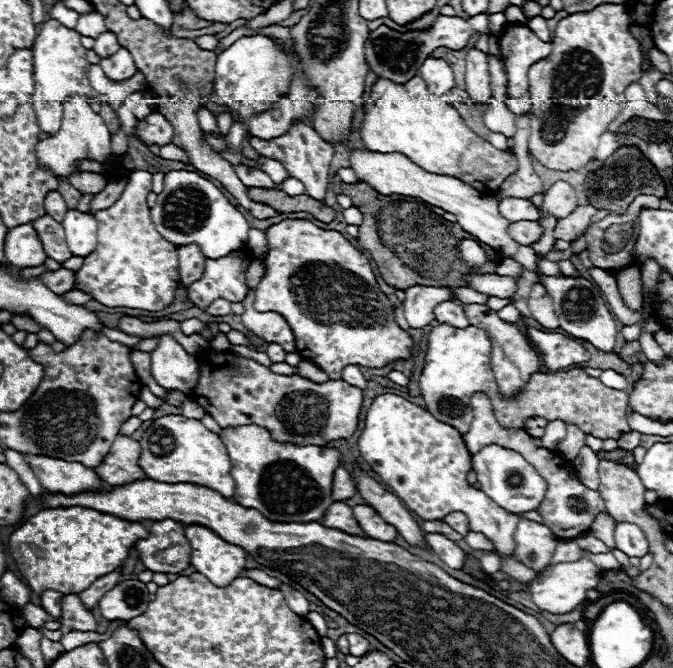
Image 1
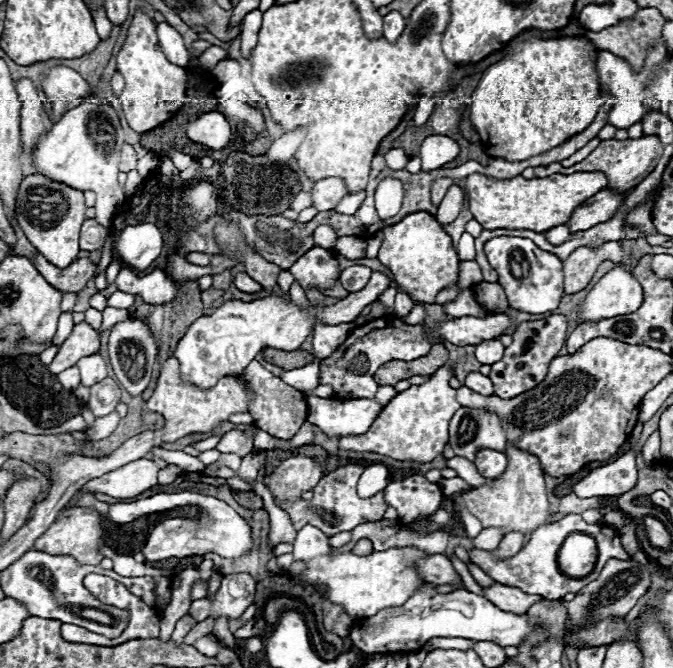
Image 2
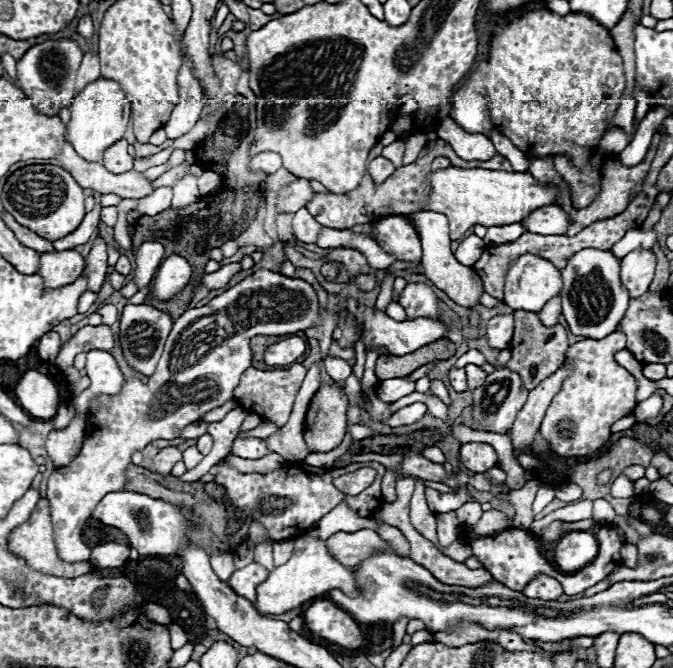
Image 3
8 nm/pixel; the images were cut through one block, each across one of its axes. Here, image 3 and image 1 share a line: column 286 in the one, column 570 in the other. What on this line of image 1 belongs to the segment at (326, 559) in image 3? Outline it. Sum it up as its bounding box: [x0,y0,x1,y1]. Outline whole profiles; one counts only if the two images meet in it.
[528,556,600,614]

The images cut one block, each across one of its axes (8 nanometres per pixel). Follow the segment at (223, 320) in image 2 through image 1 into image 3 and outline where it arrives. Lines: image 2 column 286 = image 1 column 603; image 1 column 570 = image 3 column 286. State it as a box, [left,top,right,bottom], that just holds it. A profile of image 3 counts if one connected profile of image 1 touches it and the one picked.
[48,270,320,562]

